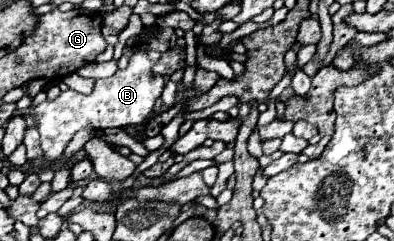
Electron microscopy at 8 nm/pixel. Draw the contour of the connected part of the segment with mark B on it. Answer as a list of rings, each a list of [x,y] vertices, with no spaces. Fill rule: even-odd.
[[[159,32],[155,36],[151,36],[149,40],[145,40],[145,44],[131,56],[129,66],[125,70],[117,70],[111,78],[105,80],[97,80],[95,88],[89,96],[79,94],[75,90],[65,90],[61,92],[55,100],[45,100],[39,106],[33,108],[33,112],[25,118],[27,126],[37,126],[39,134],[41,134],[41,148],[43,148],[43,156],[47,162],[55,162],[63,148],[69,144],[69,140],[73,138],[73,134],[81,128],[95,128],[95,130],[103,130],[103,128],[125,128],[131,124],[141,124],[147,120],[147,116],[151,114],[157,98],[163,92],[163,78],[151,74],[153,64],[159,60],[159,56],[169,48],[169,36],[167,32]]]

